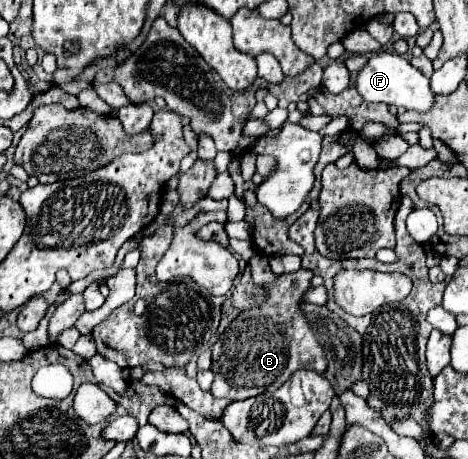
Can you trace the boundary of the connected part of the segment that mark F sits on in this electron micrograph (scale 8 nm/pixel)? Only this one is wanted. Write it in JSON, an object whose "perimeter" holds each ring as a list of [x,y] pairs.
{"perimeter":[[[375,52],[369,56],[367,64],[359,70],[355,88],[365,102],[383,102],[389,106],[403,106],[405,110],[425,112],[433,106],[433,92],[429,88],[429,78],[425,78],[417,68],[413,68],[403,56],[393,52]]]}

